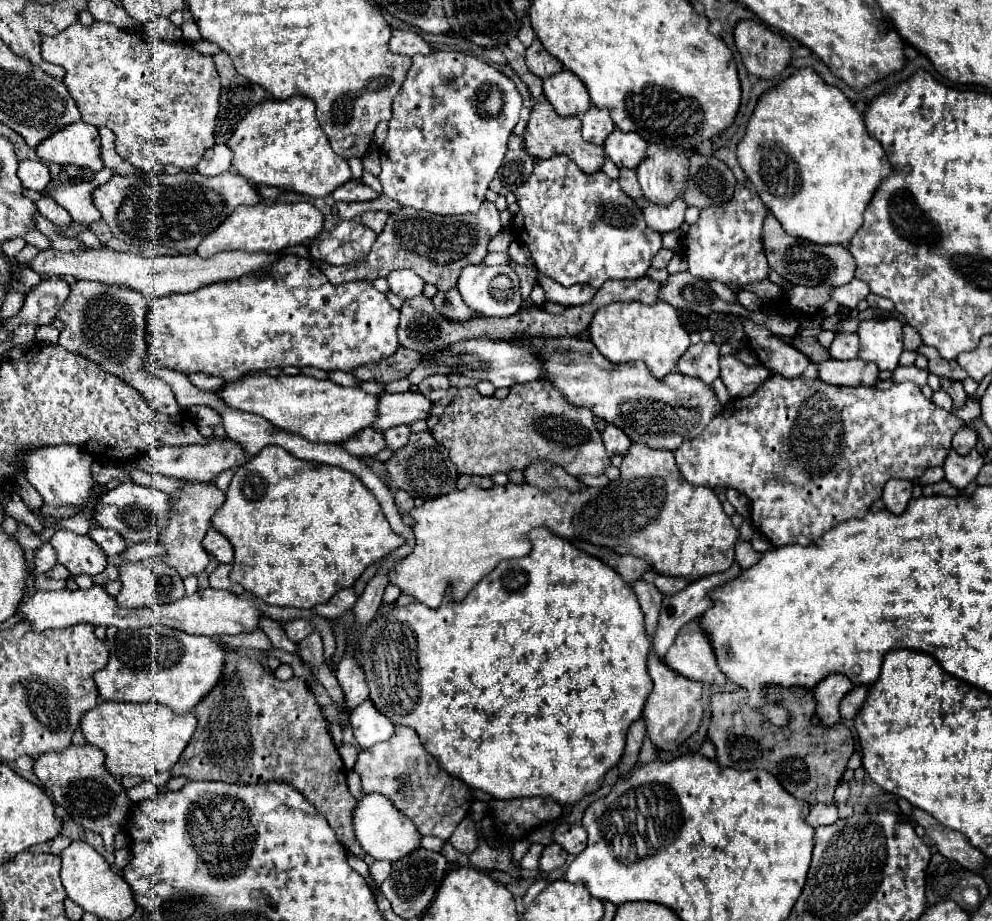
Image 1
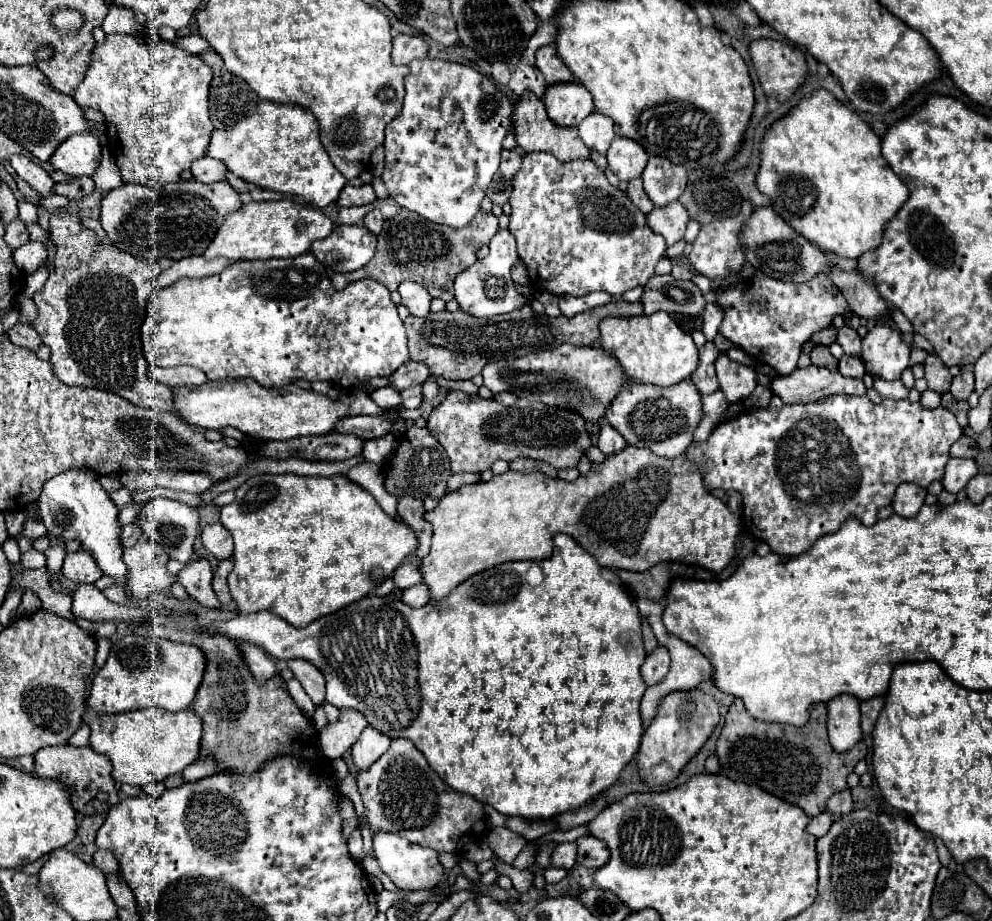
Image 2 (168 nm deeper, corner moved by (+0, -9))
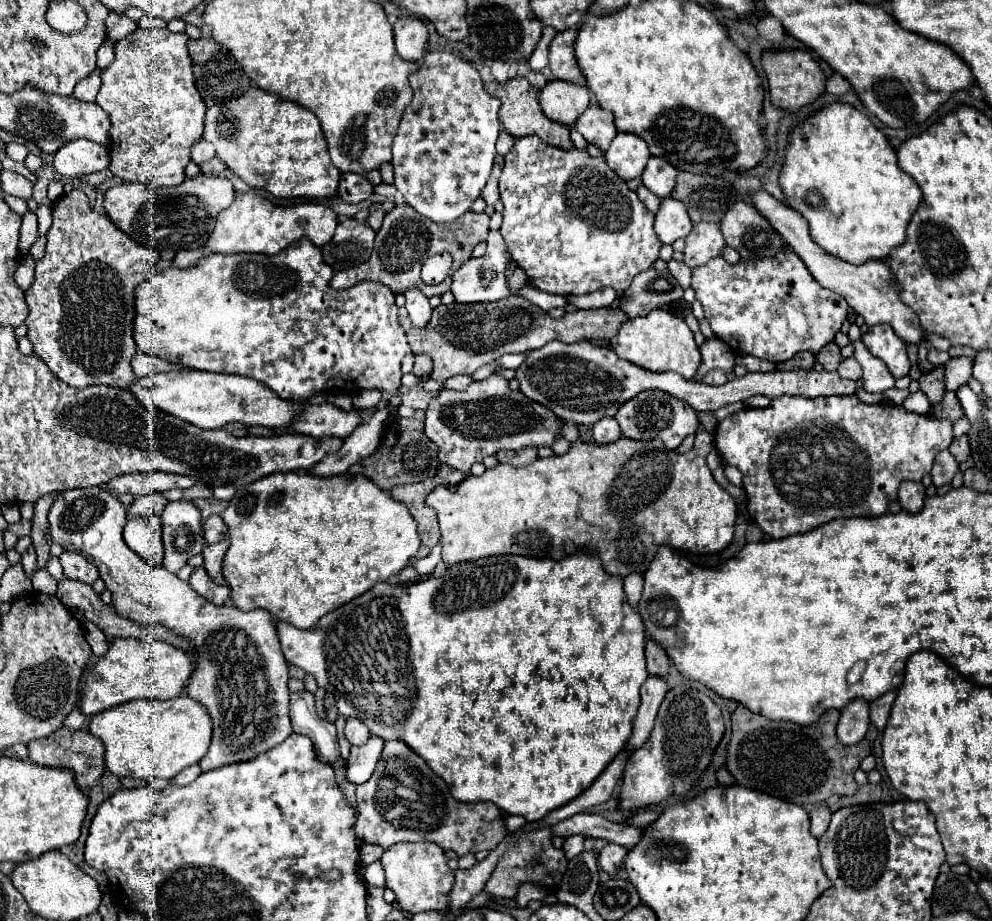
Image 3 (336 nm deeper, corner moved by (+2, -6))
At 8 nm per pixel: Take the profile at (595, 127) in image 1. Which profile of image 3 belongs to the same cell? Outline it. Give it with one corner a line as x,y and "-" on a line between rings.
589,107
575,123
577,131
587,139
587,143
605,151
613,137
617,135
617,127
613,123
613,115
601,107

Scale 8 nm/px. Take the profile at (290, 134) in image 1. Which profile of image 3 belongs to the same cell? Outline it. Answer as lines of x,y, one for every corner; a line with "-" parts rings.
251,83
247,95
205,111
203,139
215,145
217,157
247,185
267,189
277,199
333,197
341,171
331,163
319,119
301,105
267,93

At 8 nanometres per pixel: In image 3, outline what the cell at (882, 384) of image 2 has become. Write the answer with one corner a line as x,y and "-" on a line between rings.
855,341
855,359
861,363
863,367
863,389
869,393
883,393
885,389
891,389
895,385
893,375
887,371
887,367
883,365
883,361
875,359
867,347
863,345
863,341

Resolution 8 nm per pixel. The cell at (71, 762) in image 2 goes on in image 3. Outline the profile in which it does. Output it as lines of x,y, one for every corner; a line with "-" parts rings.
59,727
59,731
53,731
49,737
43,739
35,739
27,745
29,749
29,761
37,763
37,765
47,765
47,767
69,767
75,773
77,785
83,791
89,791
97,779
101,777
103,769
105,769
105,747
103,741
95,735
91,735
89,729
67,729
67,727

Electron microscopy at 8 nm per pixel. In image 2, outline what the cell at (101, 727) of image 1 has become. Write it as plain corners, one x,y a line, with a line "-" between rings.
145,708
121,714
97,714
89,722
89,744
95,752
109,756
113,764
113,778
119,784
147,786
155,780
165,780
181,772
185,766
199,758
201,718
193,710
173,714
165,708

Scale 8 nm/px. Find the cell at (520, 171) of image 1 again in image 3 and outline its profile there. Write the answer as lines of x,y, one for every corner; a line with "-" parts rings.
497,157
495,159
495,167
493,167
493,171
489,175
489,181
483,187
483,191
481,191
481,197
485,199
487,205
495,205
499,201
499,185
497,185
499,183
499,175
501,175
501,159

